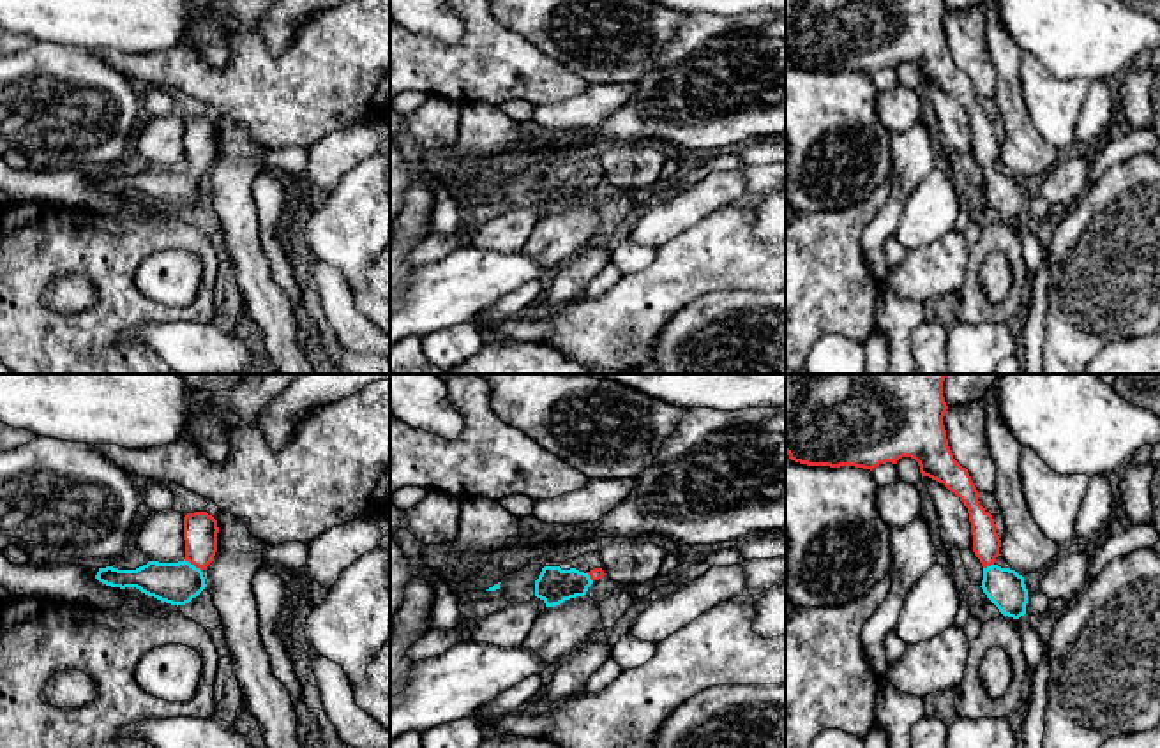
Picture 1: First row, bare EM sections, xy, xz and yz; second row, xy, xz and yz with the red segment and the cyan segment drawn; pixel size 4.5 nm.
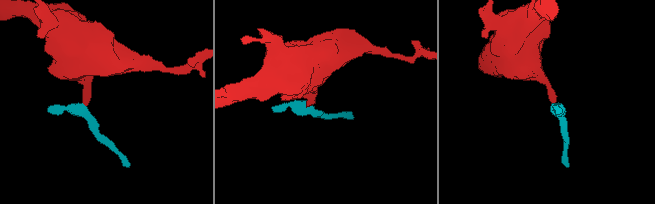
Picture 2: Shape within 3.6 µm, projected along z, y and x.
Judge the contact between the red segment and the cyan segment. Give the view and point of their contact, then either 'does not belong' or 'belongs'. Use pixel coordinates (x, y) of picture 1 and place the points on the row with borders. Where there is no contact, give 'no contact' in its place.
contact xy (193, 563); belongs

